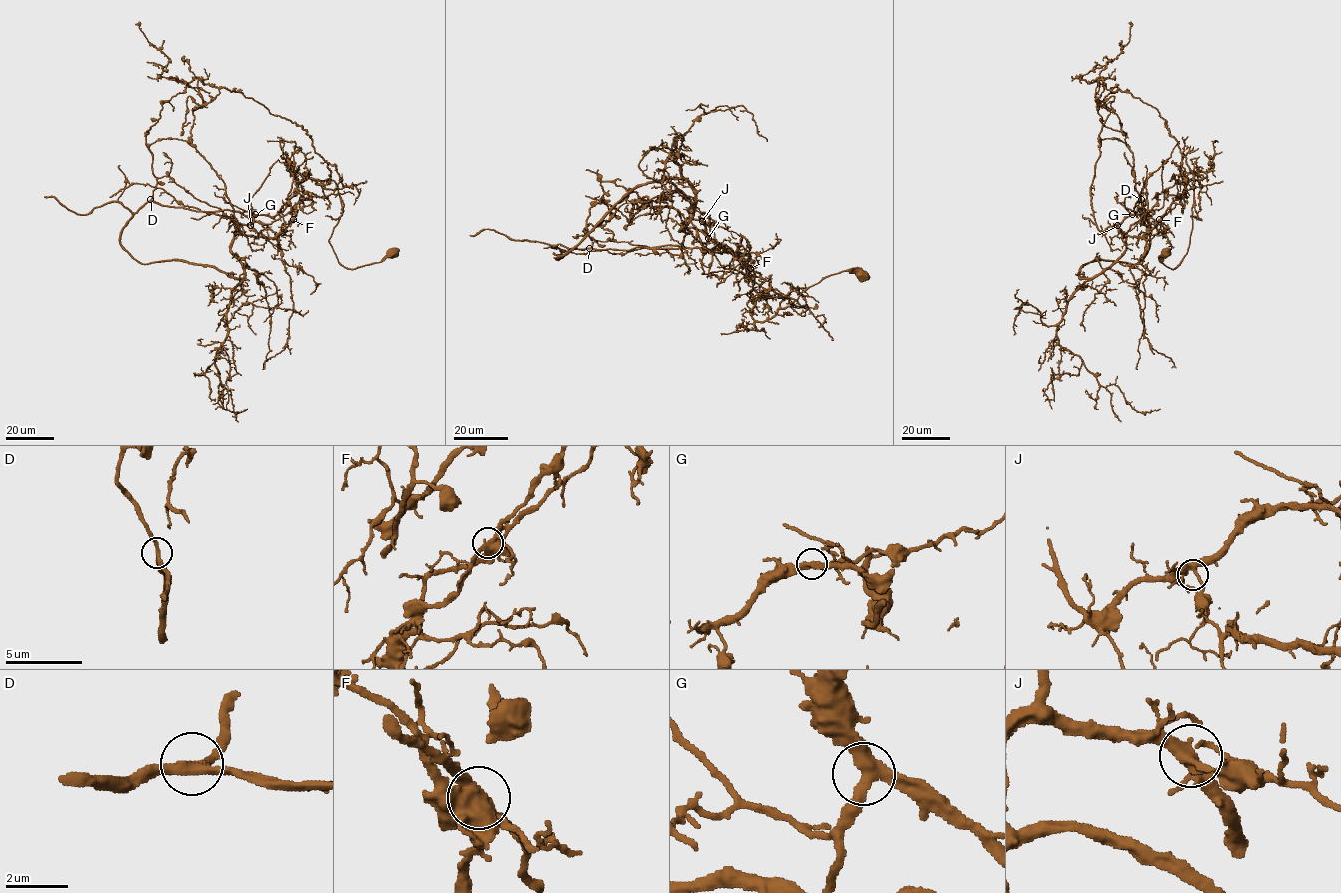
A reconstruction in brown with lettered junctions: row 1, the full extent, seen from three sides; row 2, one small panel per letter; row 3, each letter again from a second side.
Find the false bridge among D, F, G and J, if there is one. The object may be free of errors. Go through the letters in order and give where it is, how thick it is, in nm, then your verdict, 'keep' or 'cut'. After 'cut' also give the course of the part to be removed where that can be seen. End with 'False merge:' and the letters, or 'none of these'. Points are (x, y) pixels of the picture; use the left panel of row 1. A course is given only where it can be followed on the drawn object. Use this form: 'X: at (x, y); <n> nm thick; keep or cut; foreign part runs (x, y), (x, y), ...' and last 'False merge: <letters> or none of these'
D: at (150, 199); 320 nm thick; keep
F: at (293, 219); 500 nm thick; cut; foreign part runs (293, 219), (309, 197), (295, 172), (330, 177), (305, 130), (234, 90), (161, 77), (169, 59), (135, 24)
G: at (255, 214); 360 nm thick; keep
J: at (250, 225); 320 nm thick; keep
False merge: F

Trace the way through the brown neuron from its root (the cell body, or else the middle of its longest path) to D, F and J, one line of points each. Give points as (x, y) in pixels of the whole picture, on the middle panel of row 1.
D: (861, 276), (825, 276), (790, 302), (803, 307), (768, 318), (753, 269), (729, 250), (589, 248)
F: (861, 276), (825, 276), (790, 302), (803, 307), (757, 321), (752, 307), (761, 298), (748, 285), (750, 268)
J: (861, 276), (825, 276), (790, 302), (803, 307), (768, 318), (753, 269), (702, 221)

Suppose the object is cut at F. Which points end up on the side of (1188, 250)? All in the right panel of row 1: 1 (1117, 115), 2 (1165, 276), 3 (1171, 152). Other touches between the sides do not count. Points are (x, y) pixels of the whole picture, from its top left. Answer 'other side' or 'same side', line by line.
1: same side
2: other side
3: other side

